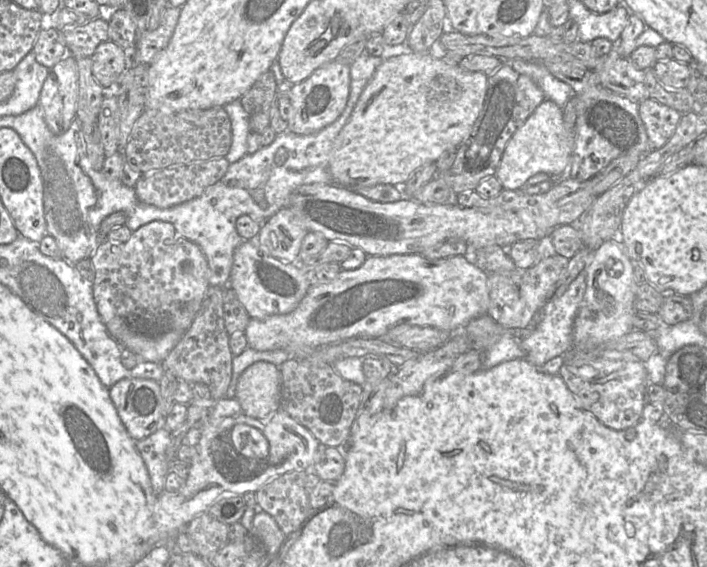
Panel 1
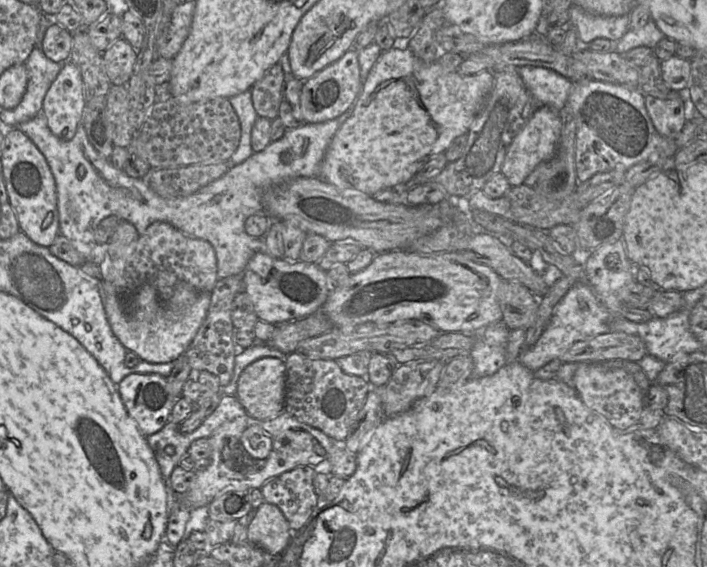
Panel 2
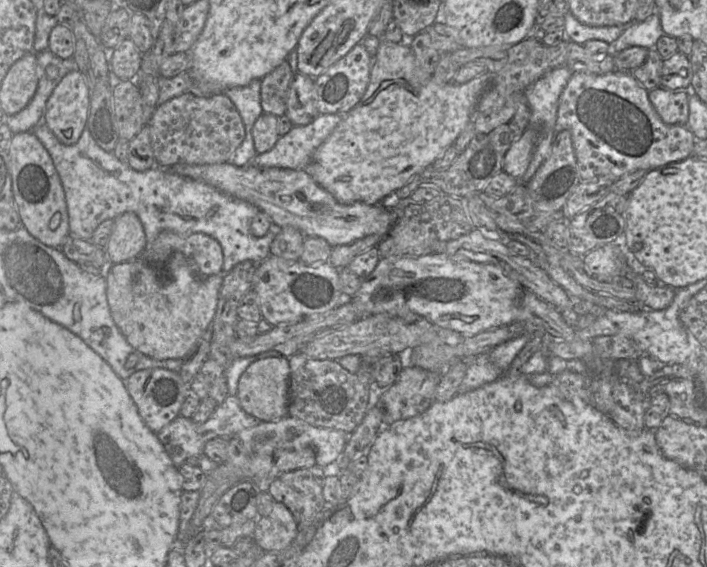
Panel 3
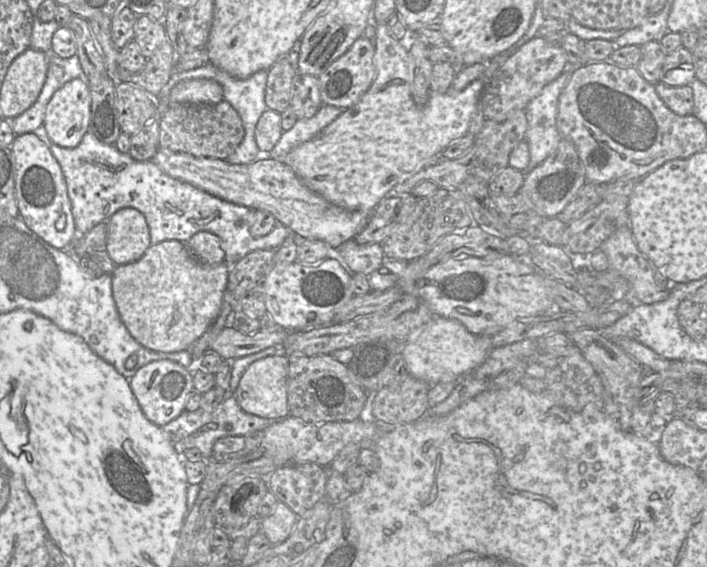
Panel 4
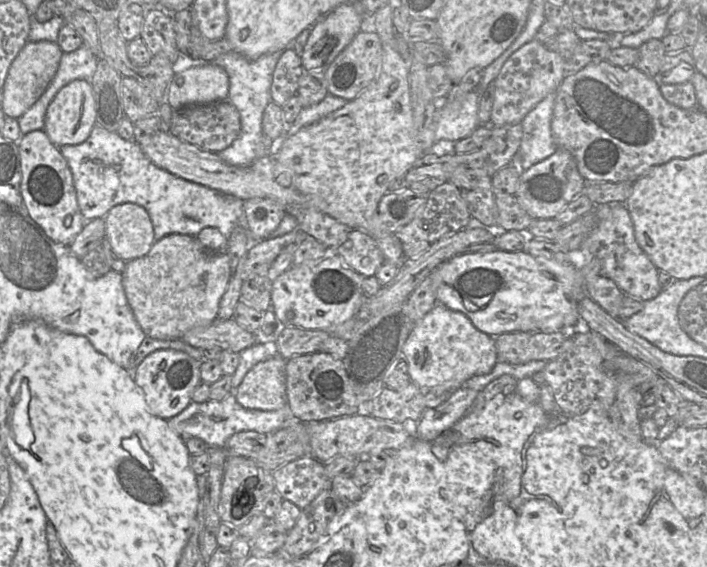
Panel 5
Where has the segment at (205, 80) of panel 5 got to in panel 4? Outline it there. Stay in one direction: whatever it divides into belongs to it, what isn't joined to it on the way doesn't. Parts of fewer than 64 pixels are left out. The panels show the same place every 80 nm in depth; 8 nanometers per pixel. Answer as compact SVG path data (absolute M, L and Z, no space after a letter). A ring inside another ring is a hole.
M209 79L180 81L170 92L170 104L216 104L223 99L221 84Z

